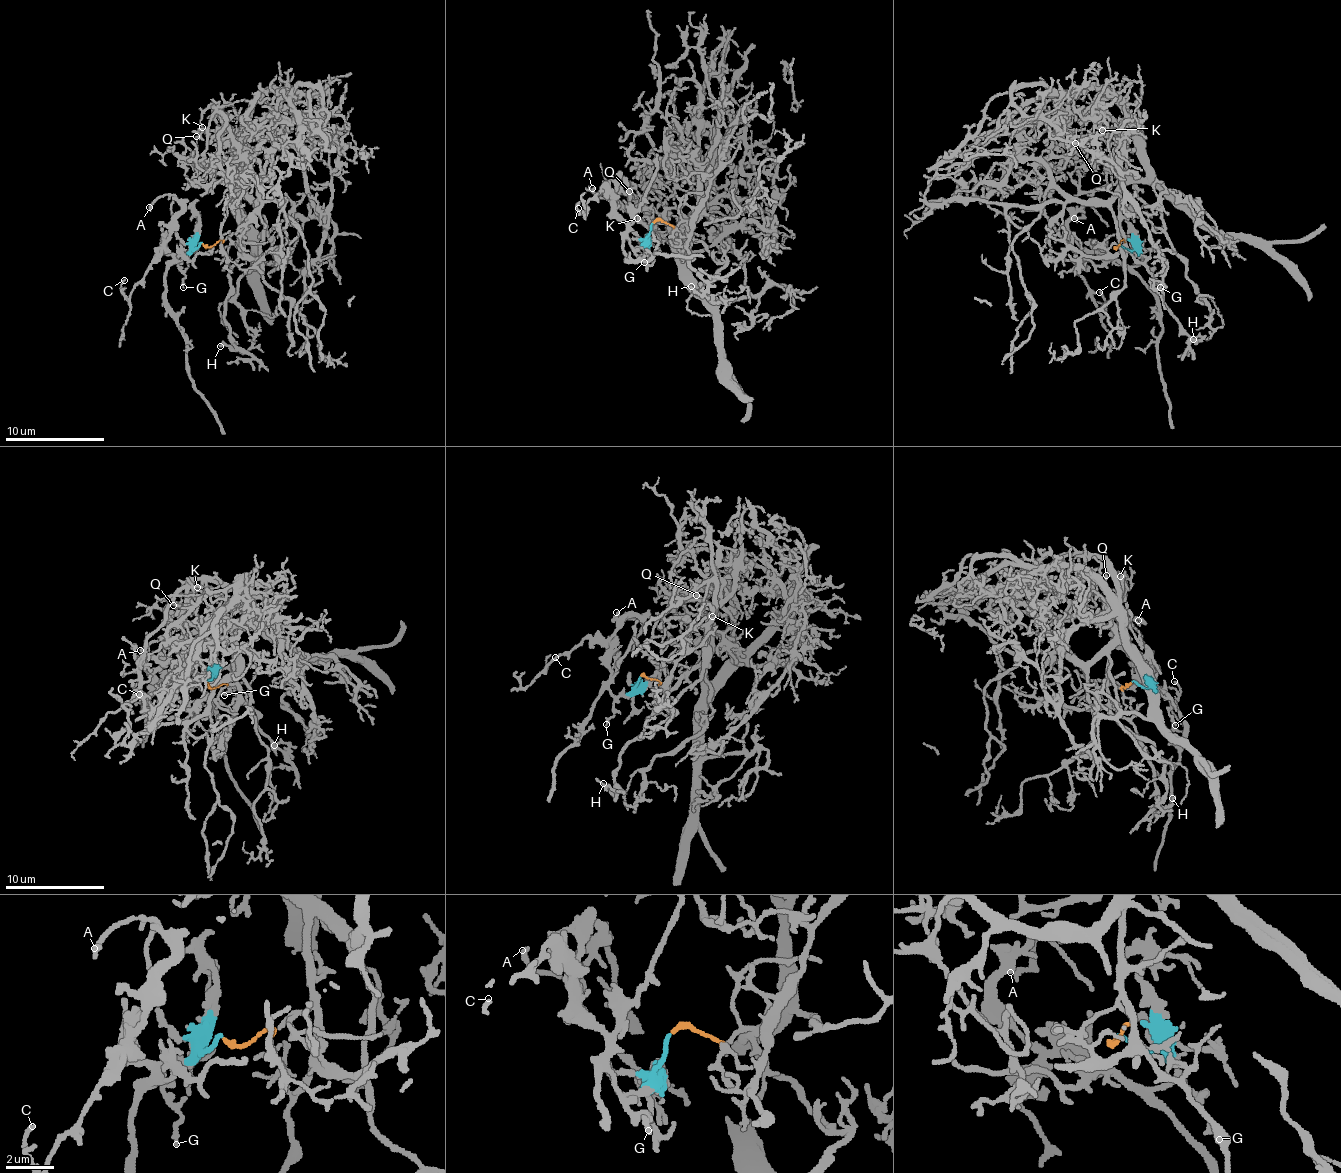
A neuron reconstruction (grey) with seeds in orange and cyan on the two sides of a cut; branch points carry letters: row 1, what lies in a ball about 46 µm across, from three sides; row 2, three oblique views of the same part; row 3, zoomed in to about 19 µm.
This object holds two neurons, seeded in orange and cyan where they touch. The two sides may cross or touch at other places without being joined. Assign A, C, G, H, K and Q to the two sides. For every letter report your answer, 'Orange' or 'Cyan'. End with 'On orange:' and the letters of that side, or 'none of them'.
A: Cyan
C: Cyan
G: Cyan
H: Orange
K: Orange
Q: Orange
On orange: H, K, Q

